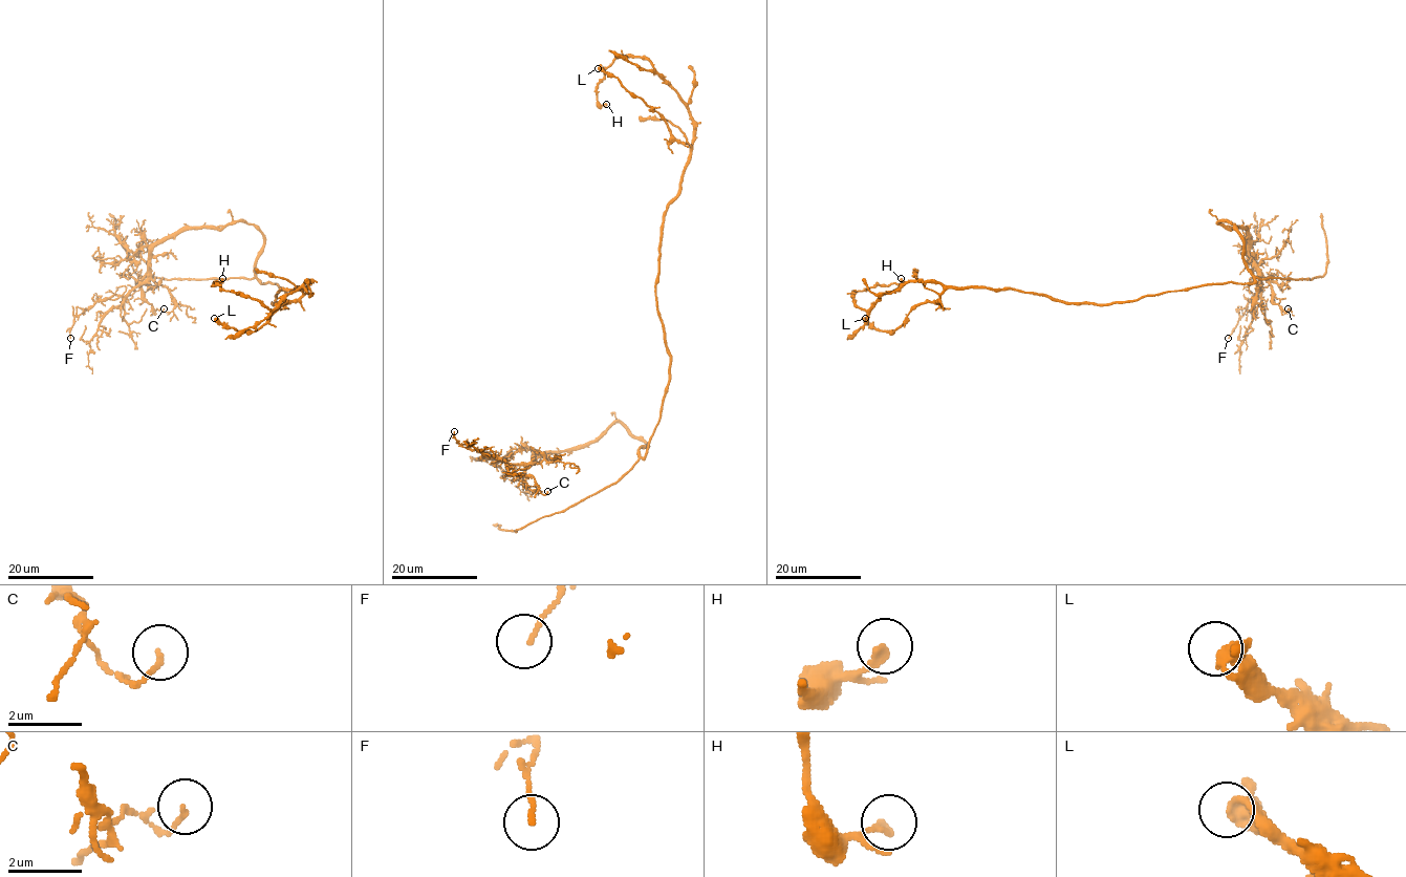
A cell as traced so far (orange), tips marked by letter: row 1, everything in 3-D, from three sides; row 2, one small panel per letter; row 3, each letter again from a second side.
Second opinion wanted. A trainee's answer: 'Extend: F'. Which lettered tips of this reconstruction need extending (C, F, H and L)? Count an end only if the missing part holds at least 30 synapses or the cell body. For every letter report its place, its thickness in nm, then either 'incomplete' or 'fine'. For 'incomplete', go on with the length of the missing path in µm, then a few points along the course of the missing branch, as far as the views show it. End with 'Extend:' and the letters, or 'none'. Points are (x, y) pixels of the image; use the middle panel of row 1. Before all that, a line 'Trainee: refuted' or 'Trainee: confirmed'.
Trainee: refuted
C: (547, 491) | 130 nm | fine
F: (454, 431) | 120 nm | fine
H: (606, 104) | 190 nm | fine
L: (598, 68) | 550 nm | fine
Extend: none

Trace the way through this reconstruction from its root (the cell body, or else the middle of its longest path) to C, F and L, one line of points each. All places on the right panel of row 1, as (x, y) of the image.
C: (1164, 292), (1253, 282), (1242, 237), (1225, 220), (1247, 231), (1249, 256), (1271, 286), (1272, 302), (1288, 308)
F: (1164, 292), (1251, 284), (1242, 237), (1232, 223), (1219, 221), (1242, 227), (1260, 295), (1246, 305), (1228, 338)
L: (1164, 292), (1094, 304), (1013, 290), (951, 287), (936, 300), (914, 307), (893, 332), (878, 330), (865, 318)

